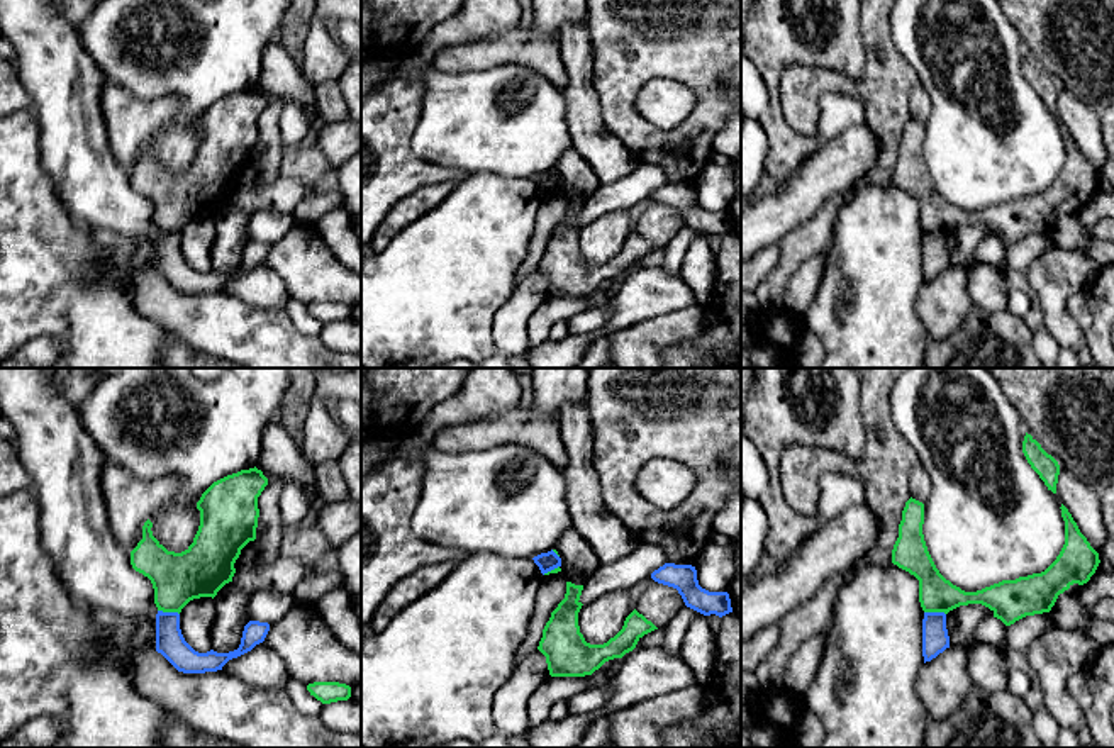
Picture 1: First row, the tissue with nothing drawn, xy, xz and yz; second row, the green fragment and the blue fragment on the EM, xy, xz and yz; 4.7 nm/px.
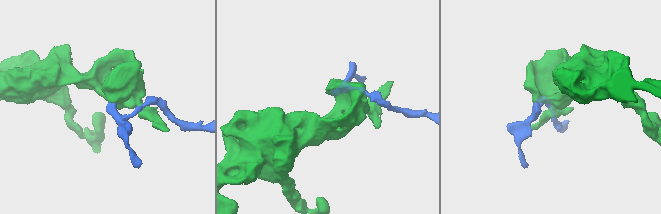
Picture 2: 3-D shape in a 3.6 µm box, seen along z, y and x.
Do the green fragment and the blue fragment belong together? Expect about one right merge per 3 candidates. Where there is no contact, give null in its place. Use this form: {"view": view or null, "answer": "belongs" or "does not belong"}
{"view": "xy", "answer": "does not belong"}

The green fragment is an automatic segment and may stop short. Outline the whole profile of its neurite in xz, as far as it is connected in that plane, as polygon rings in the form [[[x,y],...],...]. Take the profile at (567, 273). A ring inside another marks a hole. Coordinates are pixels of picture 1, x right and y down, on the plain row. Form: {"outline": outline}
{"outline": [[[566,202],[565,219],[551,232],[543,249],[538,270],[546,276],[551,297],[585,297],[599,290],[605,282],[622,278],[632,271],[638,261],[658,249],[636,229],[626,237],[622,249],[604,265],[585,261],[578,246],[583,205]]]}

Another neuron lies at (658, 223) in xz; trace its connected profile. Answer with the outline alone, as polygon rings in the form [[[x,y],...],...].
[[[653,202],[641,214],[636,231],[663,249],[685,227],[677,209]]]

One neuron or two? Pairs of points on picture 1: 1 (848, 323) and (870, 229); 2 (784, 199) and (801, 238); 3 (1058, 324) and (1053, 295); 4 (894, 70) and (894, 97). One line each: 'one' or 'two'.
1: one
2: two
3: one
4: one

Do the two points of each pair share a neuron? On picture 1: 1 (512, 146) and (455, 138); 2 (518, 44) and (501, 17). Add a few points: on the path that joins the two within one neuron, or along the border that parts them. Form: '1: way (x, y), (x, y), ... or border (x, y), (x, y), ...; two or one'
1: way (499, 138), (468, 138); one
2: border (519, 24), (506, 33), (473, 43); two

